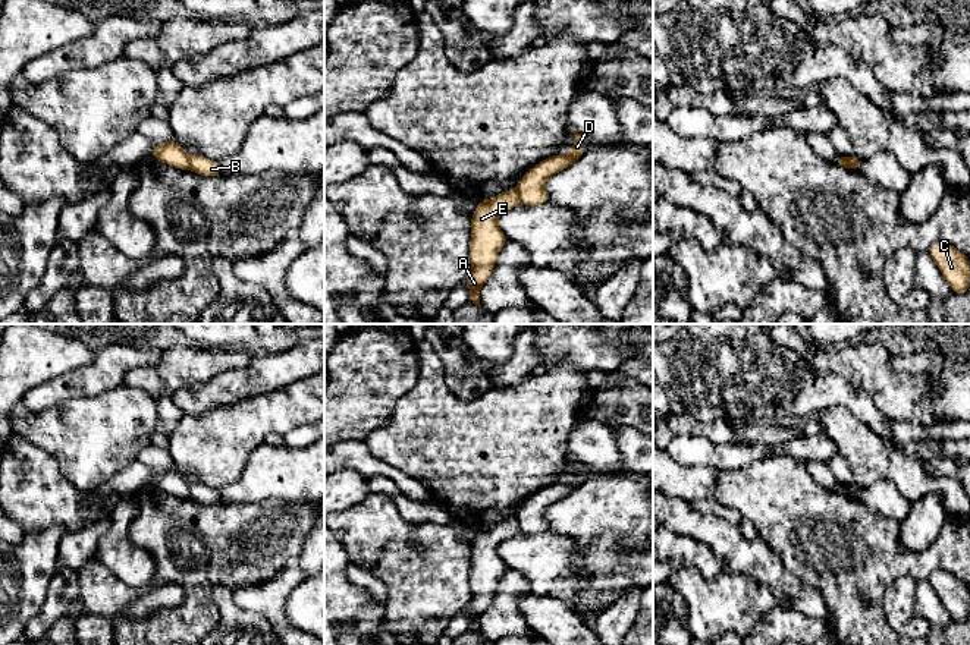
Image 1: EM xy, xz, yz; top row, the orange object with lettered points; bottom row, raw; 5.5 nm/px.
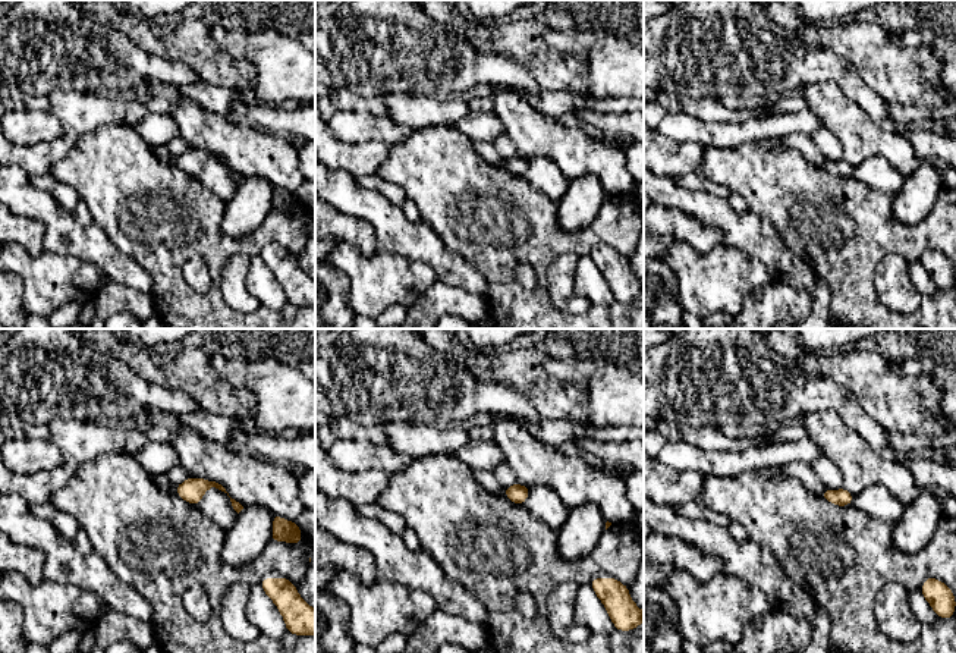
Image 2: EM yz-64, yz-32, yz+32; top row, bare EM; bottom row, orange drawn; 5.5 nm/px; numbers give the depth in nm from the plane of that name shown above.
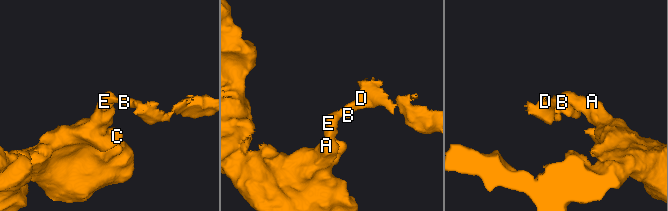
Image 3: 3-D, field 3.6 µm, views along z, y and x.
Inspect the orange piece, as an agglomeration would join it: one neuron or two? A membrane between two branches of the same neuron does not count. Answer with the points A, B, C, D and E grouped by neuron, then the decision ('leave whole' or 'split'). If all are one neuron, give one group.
A C E / B D | split

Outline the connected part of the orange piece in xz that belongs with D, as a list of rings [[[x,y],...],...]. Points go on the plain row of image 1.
[[[571,456],[571,460],[575,463],[575,469],[568,482],[550,484],[549,487],[544,487],[518,509],[517,520],[521,532],[536,535],[547,531],[549,525],[544,519],[546,509],[569,495],[587,481],[587,478],[583,476],[581,462],[578,462],[574,456]]]

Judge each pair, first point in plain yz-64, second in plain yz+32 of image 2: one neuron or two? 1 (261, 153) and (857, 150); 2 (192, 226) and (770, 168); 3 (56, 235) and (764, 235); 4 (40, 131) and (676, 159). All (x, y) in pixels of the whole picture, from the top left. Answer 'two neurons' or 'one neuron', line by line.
1: one neuron
2: one neuron
3: one neuron
4: two neurons

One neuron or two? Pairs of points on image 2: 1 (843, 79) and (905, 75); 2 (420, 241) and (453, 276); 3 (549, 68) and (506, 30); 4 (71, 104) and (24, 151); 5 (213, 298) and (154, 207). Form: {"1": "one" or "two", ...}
{"1": "two", "2": "one", "3": "one", "4": "one", "5": "one"}

